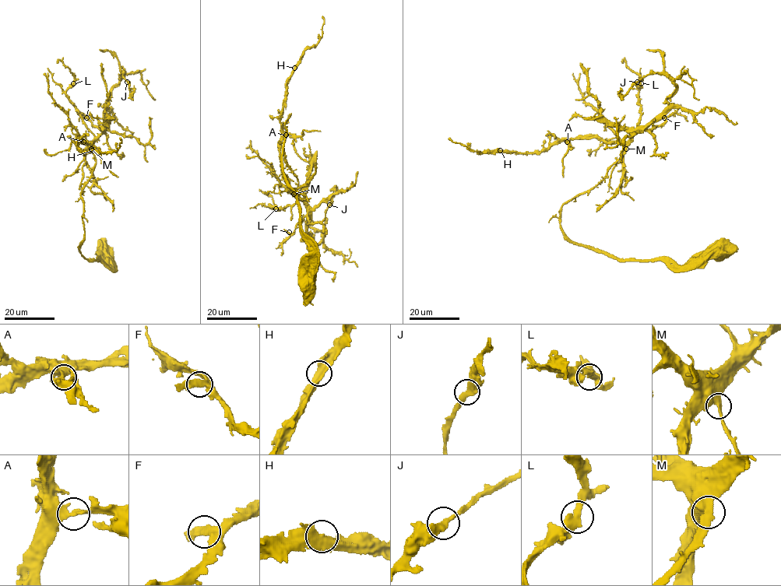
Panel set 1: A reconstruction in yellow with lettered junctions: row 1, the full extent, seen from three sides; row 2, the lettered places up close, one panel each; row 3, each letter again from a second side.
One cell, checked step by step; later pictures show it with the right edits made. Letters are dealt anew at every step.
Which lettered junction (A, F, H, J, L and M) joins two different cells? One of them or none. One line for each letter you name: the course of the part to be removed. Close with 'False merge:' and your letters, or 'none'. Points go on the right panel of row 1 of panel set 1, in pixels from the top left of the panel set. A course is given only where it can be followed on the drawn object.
False merge: none

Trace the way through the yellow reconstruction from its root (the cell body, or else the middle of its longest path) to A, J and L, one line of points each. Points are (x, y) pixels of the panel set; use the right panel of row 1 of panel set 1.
A: (715, 257), (667, 265), (574, 243), (561, 225), (561, 205), (594, 187), (625, 148), (567, 142)
J: (715, 257), (617, 261), (561, 226), (561, 205), (603, 180), (677, 86), (657, 73), (637, 82)
L: (715, 257), (681, 265), (617, 261), (576, 245), (561, 226), (561, 205), (594, 187), (638, 130), (641, 83)

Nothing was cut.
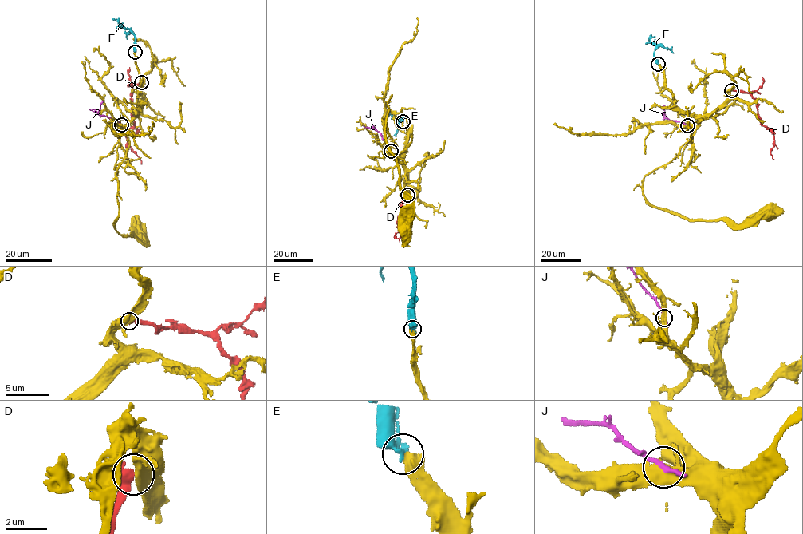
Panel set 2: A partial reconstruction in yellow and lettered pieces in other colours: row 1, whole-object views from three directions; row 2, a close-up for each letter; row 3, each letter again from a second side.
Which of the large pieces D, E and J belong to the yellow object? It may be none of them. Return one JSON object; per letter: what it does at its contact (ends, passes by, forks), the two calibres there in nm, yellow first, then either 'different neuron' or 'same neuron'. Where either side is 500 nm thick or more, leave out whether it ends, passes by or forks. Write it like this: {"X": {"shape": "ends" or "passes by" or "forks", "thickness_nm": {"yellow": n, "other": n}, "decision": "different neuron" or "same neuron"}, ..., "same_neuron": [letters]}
{"D": {"thickness_nm": {"yellow": 750, "other": 550}, "decision": "different neuron"}, "E": {"shape": "ends", "thickness_nm": {"yellow": 480, "other": 440}, "decision": "same neuron"}, "J": {"shape": "ends", "thickness_nm": {"yellow": 360, "other": 240}, "decision": "different neuron"}, "same_neuron": ["E"]}

